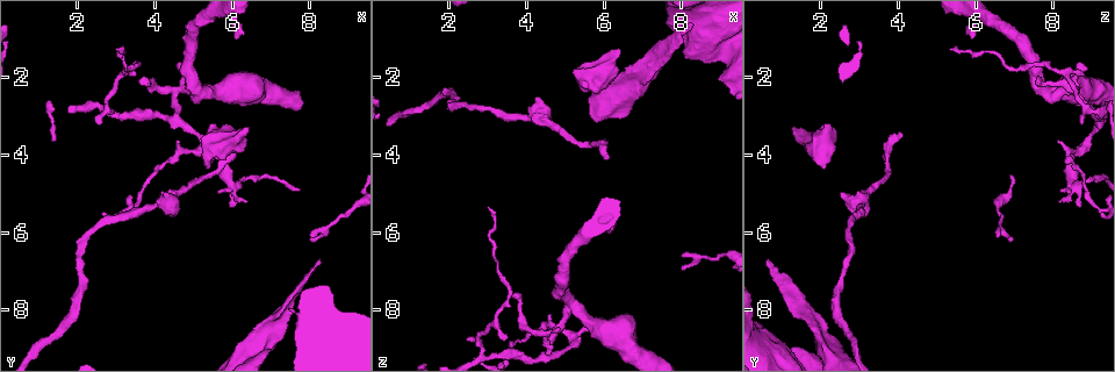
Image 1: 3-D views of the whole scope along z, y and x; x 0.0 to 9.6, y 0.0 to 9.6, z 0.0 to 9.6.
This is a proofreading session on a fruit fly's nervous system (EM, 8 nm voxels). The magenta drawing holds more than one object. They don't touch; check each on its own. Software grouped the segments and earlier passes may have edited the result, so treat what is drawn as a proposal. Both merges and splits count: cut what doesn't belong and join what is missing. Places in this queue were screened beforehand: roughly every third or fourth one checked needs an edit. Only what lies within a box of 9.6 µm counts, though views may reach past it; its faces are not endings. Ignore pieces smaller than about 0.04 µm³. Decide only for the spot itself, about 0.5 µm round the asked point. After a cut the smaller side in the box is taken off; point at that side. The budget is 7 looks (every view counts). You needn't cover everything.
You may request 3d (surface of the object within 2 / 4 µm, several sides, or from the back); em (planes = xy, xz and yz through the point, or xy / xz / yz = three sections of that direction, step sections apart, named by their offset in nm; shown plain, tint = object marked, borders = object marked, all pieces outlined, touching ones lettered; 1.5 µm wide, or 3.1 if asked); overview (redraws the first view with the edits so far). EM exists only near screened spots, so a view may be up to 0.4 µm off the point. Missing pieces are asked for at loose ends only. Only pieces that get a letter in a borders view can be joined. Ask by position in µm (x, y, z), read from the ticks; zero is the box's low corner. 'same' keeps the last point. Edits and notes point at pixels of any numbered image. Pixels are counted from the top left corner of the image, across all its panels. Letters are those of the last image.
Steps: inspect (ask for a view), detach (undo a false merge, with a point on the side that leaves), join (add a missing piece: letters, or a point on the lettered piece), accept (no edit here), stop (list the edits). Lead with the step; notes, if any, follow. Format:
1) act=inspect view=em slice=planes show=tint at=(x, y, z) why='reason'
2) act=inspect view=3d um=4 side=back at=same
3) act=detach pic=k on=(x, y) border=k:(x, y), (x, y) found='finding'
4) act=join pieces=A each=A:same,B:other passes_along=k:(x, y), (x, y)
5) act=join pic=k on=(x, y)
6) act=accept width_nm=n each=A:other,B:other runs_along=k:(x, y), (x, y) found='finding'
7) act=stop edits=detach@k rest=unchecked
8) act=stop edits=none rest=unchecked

act=inspect view=3d um=4 at=(7.30, 7.90, 1.05) why='branch stops here'

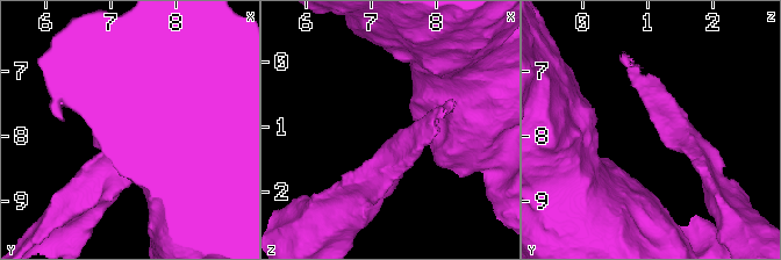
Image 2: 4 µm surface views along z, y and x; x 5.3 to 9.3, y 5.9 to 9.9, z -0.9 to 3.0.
act=inspect view=em slice=planes show=tint at=(7.35, 7.80, 1.15)

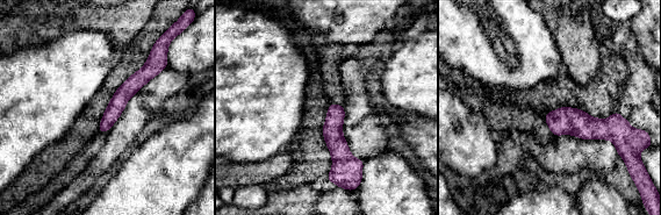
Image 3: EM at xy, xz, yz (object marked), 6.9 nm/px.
act=inspect view=em slice=planes show=borders at=same

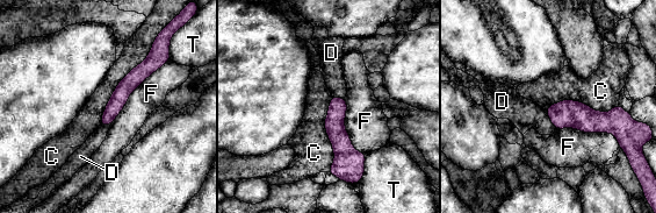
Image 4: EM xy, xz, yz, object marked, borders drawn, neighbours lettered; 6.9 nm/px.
act=accept each=C:other,D:other,F:other,T:other runs_along=4:(159, 59), (123, 90), (105, 121) found='no lettered piece goes on from it'

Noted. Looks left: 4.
act=inspect view=em slice=planes show=borders at=(4.25, 4.90, 2.55) why='branch stops here'

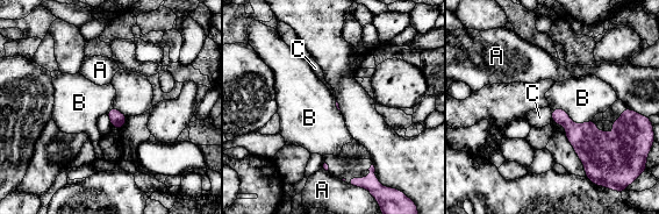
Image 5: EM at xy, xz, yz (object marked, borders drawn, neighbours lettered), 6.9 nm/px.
act=accept each=A:other,B:other,C:other found='none of them fits'

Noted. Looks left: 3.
act=inspect view=em slice=planes show=borders at=(6.40, 3.40, 1.30) why='an open end'

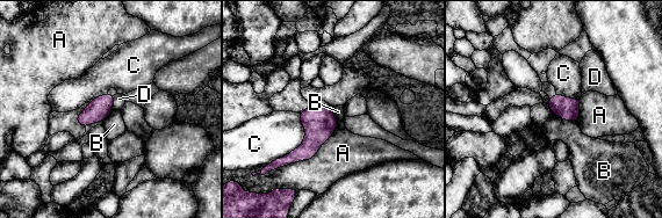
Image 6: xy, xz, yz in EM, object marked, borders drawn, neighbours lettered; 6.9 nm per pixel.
act=accept each=A:other,B:other,C:other,D:other found='none of them fits'

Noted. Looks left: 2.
act=stop edits=none rest=unchecked

